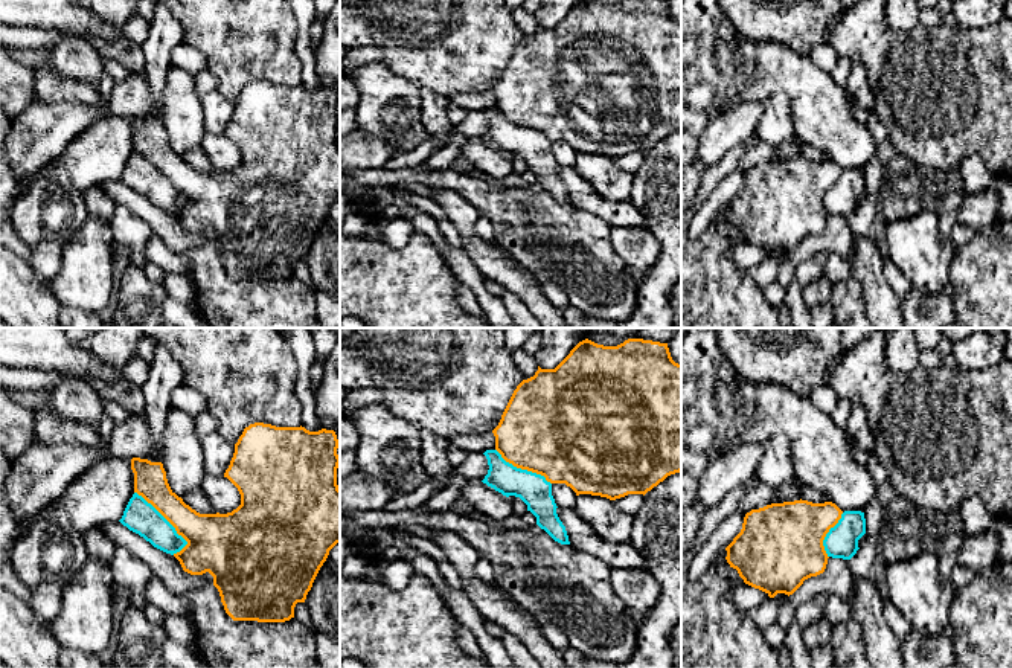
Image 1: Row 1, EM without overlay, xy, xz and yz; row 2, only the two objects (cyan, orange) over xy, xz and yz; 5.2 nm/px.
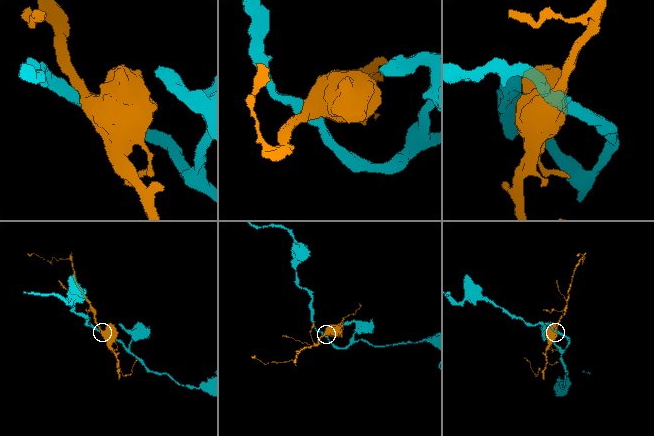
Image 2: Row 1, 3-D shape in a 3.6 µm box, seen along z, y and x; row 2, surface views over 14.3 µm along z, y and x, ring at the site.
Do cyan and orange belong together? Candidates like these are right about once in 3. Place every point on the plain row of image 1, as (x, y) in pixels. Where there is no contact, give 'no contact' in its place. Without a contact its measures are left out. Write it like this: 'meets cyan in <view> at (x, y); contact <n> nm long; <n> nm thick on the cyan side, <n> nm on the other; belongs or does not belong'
meets cyan in xy at (166, 179); contact 400 nm long; 170 nm thick on the cyan side, 260 nm on the other; does not belong

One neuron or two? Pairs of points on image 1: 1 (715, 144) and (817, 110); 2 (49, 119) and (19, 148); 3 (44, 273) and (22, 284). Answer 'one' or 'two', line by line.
1: two
2: one
3: two

